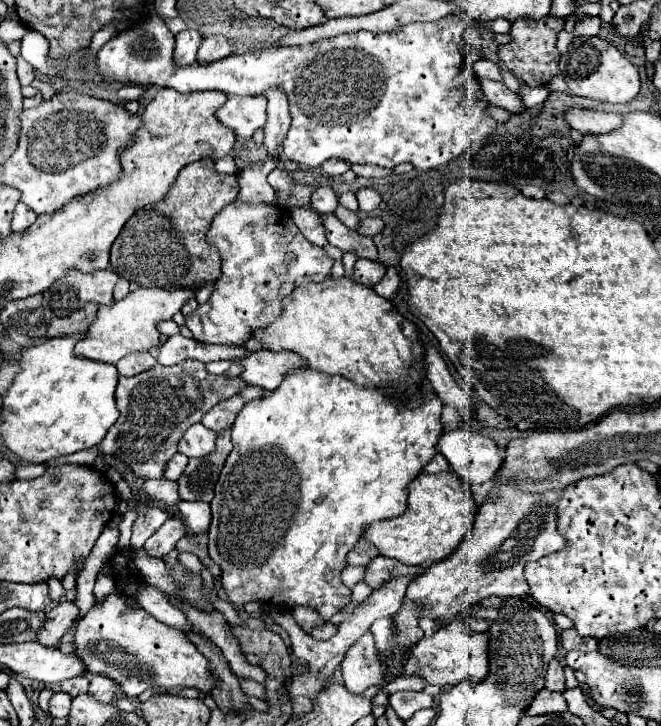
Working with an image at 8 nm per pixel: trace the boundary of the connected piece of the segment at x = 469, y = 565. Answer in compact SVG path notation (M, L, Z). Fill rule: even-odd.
M502 486L500 492L496 494L496 498L486 500L480 506L480 512L476 516L474 528L470 532L470 536L460 544L458 550L454 550L448 558L432 564L422 576L418 576L414 582L410 582L408 590L406 590L406 604L404 608L400 608L400 612L394 616L394 632L396 632L396 652L404 652L406 648L410 648L416 640L422 638L422 630L418 628L418 620L424 618L442 618L446 622L454 620L464 608L478 604L484 598L490 596L512 596L512 598L522 598L528 592L528 582L524 578L524 564L526 562L534 562L540 560L542 556L560 550L566 540L558 534L556 530L556 504L560 498L560 490L558 492L542 492L542 494L528 494L522 492L518 488L510 488L510 486ZM414 602L422 602L424 610L418 610L414 606Z

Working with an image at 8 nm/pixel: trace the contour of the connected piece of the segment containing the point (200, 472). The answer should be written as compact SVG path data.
M230 428L222 432L216 440L216 450L206 456L206 460L192 460L188 462L186 470L182 472L178 484L178 492L182 500L202 500L210 502L214 498L214 484L218 480L218 474L222 470L222 464L226 462L226 456L230 454L232 440L230 440Z

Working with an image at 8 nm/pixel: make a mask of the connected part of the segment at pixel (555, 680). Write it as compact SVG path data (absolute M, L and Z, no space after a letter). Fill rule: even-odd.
M554 658L548 666L548 672L546 672L546 688L548 690L556 690L556 692L562 692L564 690L564 668L560 664L558 658Z

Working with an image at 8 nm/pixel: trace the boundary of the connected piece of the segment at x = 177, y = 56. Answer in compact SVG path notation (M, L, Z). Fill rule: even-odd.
M182 30L176 34L176 48L174 48L174 62L178 66L186 66L196 62L196 52L202 44L202 36L196 30Z

